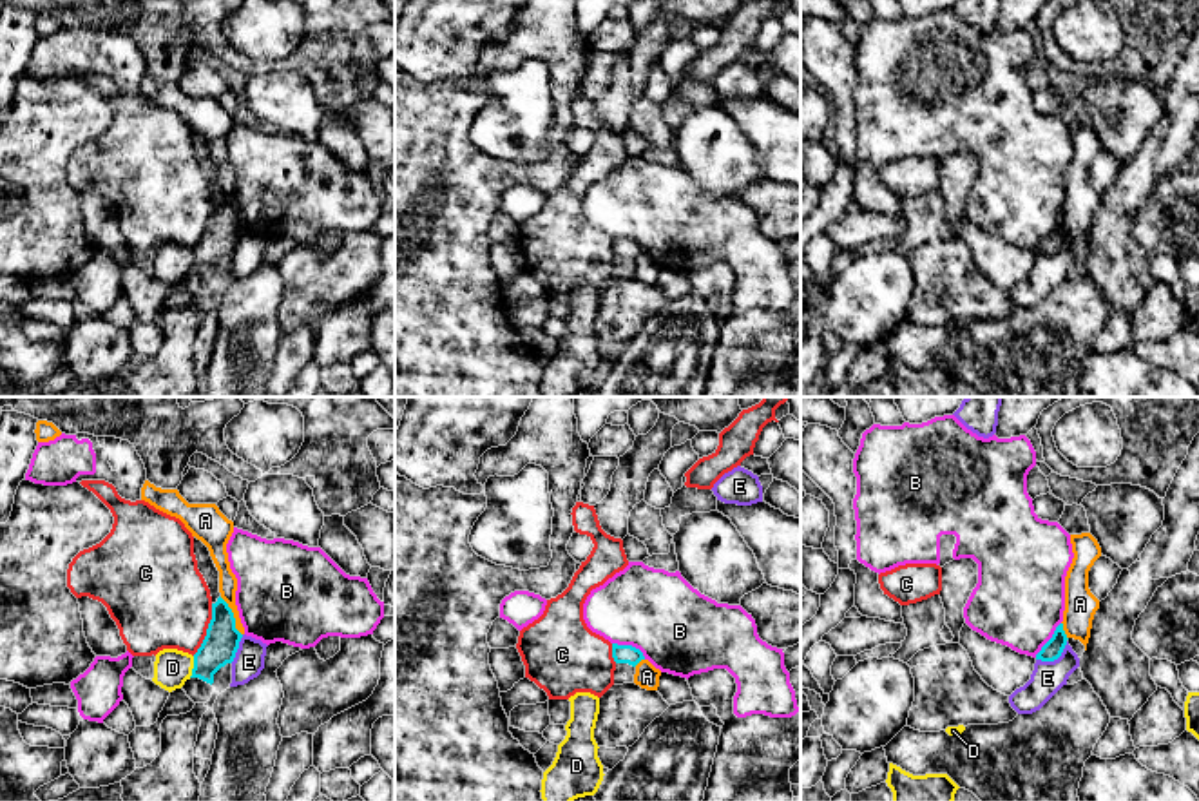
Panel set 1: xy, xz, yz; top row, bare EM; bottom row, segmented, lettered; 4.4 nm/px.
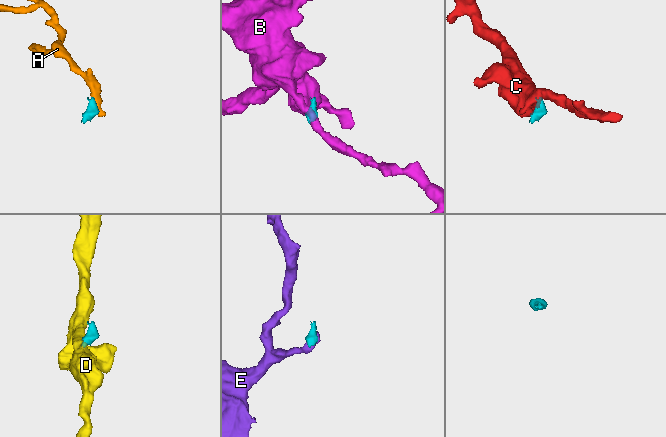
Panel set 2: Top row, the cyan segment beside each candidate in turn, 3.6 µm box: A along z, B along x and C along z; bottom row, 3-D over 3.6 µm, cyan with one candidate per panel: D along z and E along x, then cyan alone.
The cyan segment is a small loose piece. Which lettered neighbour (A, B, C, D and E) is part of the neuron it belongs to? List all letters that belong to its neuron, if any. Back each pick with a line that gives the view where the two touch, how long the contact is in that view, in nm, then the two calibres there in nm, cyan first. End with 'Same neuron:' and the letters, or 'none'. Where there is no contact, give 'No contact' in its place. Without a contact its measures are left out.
Same neuron: none

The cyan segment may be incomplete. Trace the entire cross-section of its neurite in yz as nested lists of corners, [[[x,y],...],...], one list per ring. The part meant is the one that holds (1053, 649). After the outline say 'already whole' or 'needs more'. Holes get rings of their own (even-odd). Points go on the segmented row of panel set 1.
[[[1060,623],[1052,634],[1052,638],[1041,647],[1041,651],[1036,654],[1036,660],[1041,661],[1054,661],[1061,656],[1065,645],[1067,645],[1067,634],[1063,631],[1063,623]]] | already whole

